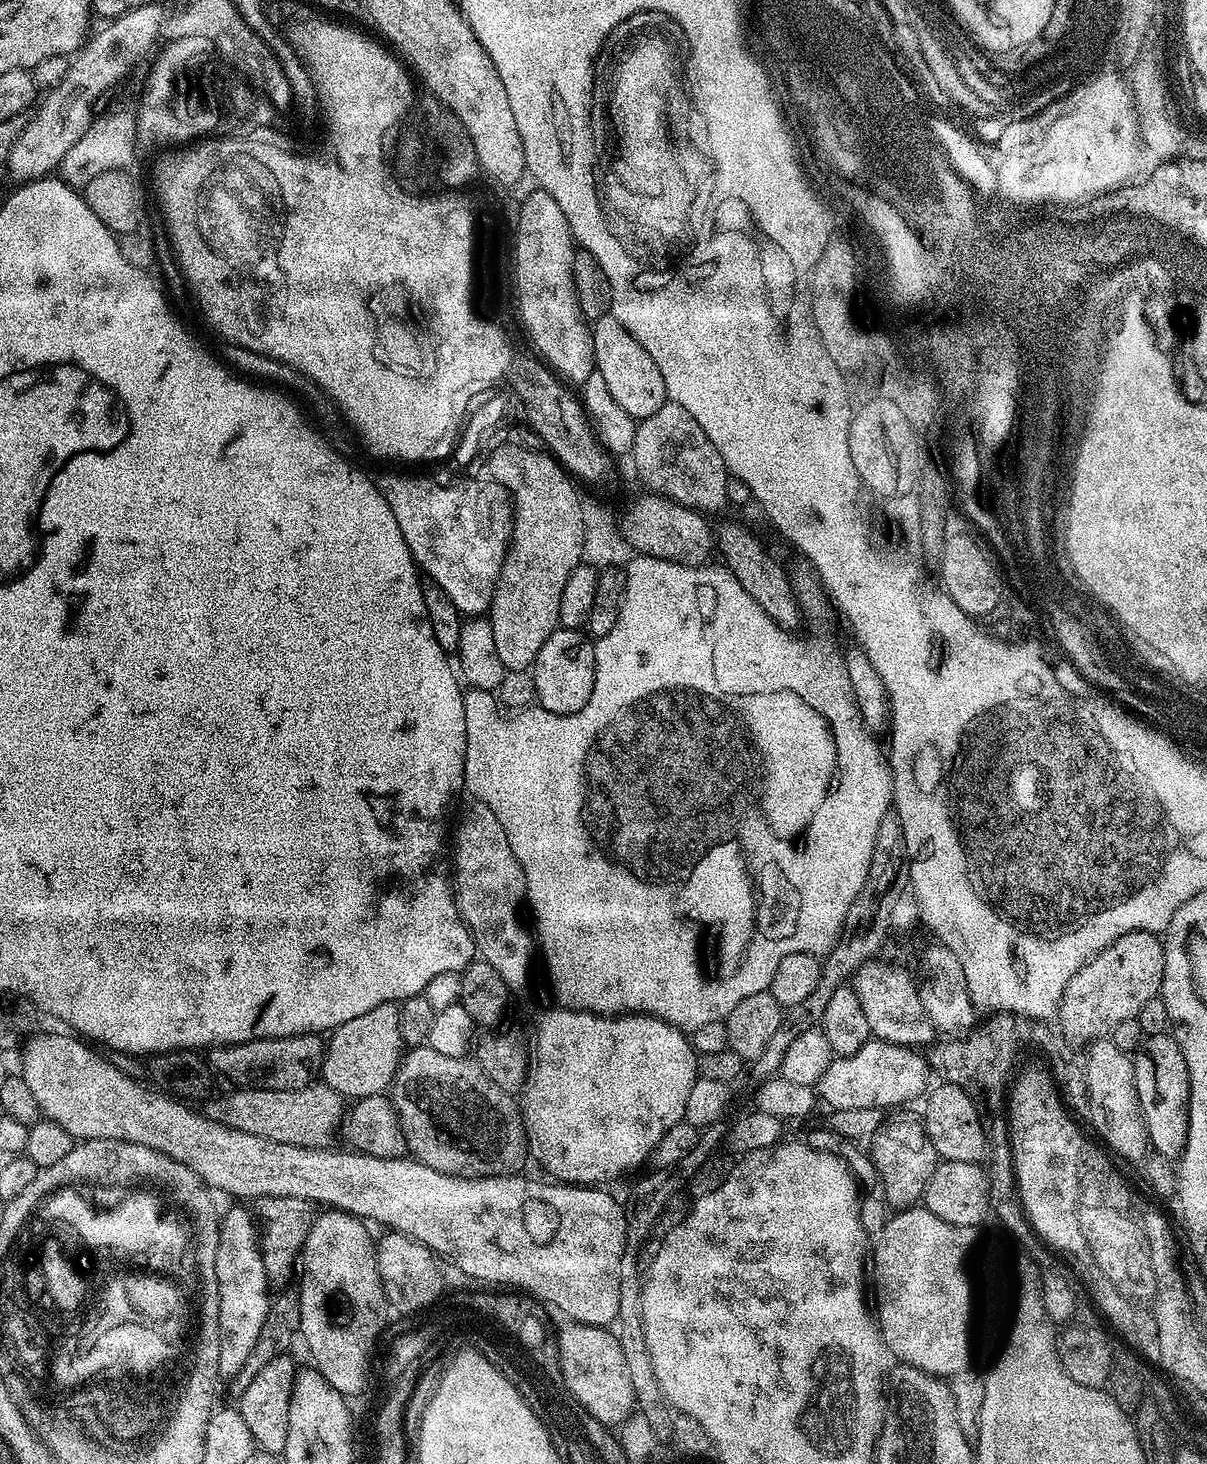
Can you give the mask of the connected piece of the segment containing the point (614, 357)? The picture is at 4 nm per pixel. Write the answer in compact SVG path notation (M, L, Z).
M610 314L594 321L591 330L596 371L602 374L614 402L618 402L618 406L622 406L622 410L637 422L650 418L650 414L668 400L666 382L662 382L662 373L650 354L646 354L638 338L634 338L634 334L630 334L630 330Z

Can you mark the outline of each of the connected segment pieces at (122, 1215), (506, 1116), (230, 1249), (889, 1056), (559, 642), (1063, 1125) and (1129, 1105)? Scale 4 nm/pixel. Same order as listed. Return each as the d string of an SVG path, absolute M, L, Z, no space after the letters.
M75 1187L62 1188L58 1192L53 1192L44 1201L46 1216L54 1218L68 1218L68 1222L76 1224L78 1230L92 1242L92 1244L110 1244L110 1246L120 1246L124 1250L152 1250L152 1248L170 1248L176 1244L176 1250L180 1248L180 1232L186 1227L185 1221L181 1219L177 1224L172 1222L158 1222L156 1220L156 1206L146 1206L150 1204L144 1198L144 1190L136 1190L133 1196L128 1196L125 1200L117 1202L113 1208L101 1208L96 1214L86 1208L86 1202L82 1202L85 1196L83 1191Z
M416 1046L409 1052L412 1053L409 1056L407 1053L401 1059L400 1066L397 1068L390 1085L392 1109L396 1111L396 1117L400 1123L400 1135L407 1155L411 1159L418 1161L419 1164L430 1166L430 1170L438 1170L442 1174L461 1176L462 1178L470 1178L471 1180L474 1178L486 1178L487 1176L514 1176L523 1173L525 1171L524 1163L529 1163L530 1153L528 1151L528 1135L524 1129L524 1119L520 1113L517 1097L513 1093L502 1090L502 1086L490 1082L486 1070L482 1070L482 1066L475 1058L469 1058L468 1056L449 1058L447 1054L438 1054L438 1050L427 1046Z
M228 1208L220 1220L220 1233L216 1236L216 1276L214 1282L220 1291L218 1326L220 1327L220 1349L218 1370L221 1377L230 1378L246 1366L262 1322L266 1322L270 1296L267 1296L270 1281L260 1253L258 1221L253 1209Z
M869 1038L861 1048L849 1056L836 1056L826 1066L826 1074L814 1086L819 1099L824 1100L835 1111L861 1110L867 1107L876 1107L883 1110L896 1108L899 1104L906 1104L910 1100L916 1100L920 1095L923 1097L929 1091L928 1072L930 1064L927 1059L920 1057L921 1053L915 1048L907 1048L905 1044L891 1044L885 1040Z
M557 628L554 634L550 634L550 638L546 638L546 646L538 650L538 658L530 673L535 690L535 703L543 711L569 716L582 710L582 706L590 702L590 694L594 694L596 649L593 641L583 631L575 628Z
M1032 1068L1019 1073L1024 1084L1018 1090L1010 1090L1008 1105L1008 1142L1012 1145L1013 1169L1016 1172L1018 1203L1032 1225L1033 1233L1041 1236L1048 1244L1053 1244L1057 1253L1068 1248L1076 1248L1080 1232L1076 1232L1076 1148L1080 1148L1080 1136L1069 1123L1070 1114L1062 1113L1055 1097L1061 1089L1052 1084L1044 1072Z
M1096 1038L1087 1048L1088 1061L1082 1067L1082 1083L1092 1101L1091 1126L1113 1153L1116 1151L1124 1160L1143 1161L1150 1145L1146 1122L1138 1102L1133 1057L1118 1050L1111 1038Z

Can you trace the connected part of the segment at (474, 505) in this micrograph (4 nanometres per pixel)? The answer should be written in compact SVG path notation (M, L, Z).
M384 476L378 480L378 487L402 529L402 538L406 546L410 546L417 569L427 579L429 576L432 579L429 581L442 589L450 602L454 602L461 617L483 617L491 609L492 596L496 592L504 560L508 557L508 546L512 543L514 509L507 490L491 478L464 480L461 484L439 484L436 480L423 480L420 476Z

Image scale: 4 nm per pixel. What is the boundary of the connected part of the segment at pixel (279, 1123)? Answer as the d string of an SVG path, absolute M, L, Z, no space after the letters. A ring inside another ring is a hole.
M313 1082L298 1090L237 1087L216 1095L220 1096L213 1100L205 1099L205 1104L202 1104L204 1115L214 1122L230 1126L234 1130L243 1130L246 1134L258 1134L258 1138L266 1138L270 1142L303 1148L329 1147L333 1143L332 1135L337 1135L346 1112L345 1097L323 1082Z

